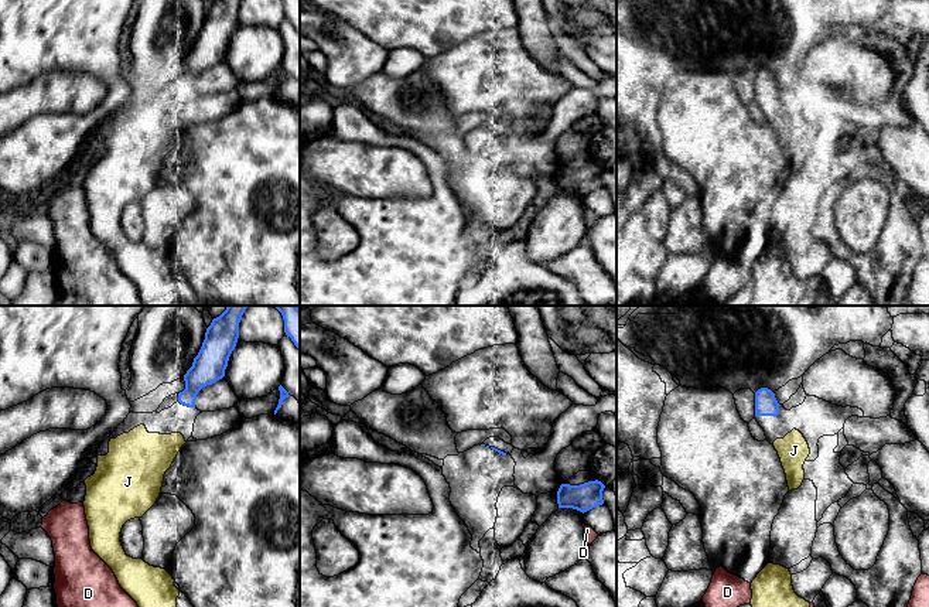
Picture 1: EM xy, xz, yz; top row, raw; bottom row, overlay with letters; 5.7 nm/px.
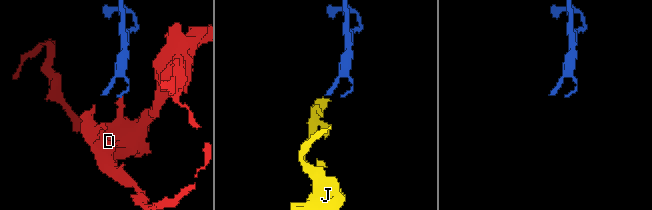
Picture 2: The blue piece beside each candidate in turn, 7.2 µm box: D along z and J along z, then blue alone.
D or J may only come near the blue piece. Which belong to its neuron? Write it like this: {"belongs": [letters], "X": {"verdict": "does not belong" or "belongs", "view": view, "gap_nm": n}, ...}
{"belongs": ["J"], "D": {"verdict": "does not belong", "view": "xz", "gap_nm": 70}, "J": {"verdict": "belongs", "view": "yz", "gap_nm": 120}}

